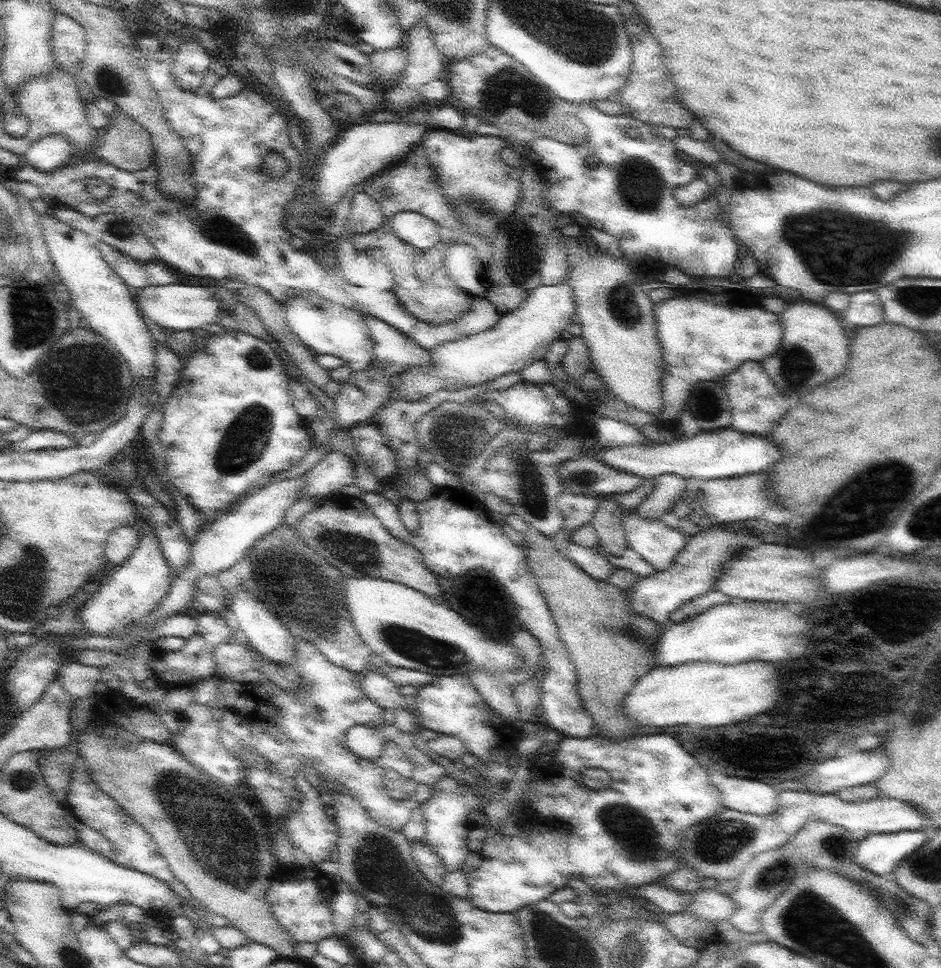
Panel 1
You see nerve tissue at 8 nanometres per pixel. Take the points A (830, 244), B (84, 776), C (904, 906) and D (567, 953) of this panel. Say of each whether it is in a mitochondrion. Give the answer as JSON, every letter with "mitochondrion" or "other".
{"A":"mitochondrion","B":"other","C":"mitochondrion","D":"mitochondrion"}

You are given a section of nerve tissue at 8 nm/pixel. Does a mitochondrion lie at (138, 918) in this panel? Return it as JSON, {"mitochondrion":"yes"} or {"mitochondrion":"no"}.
{"mitochondrion":"no"}

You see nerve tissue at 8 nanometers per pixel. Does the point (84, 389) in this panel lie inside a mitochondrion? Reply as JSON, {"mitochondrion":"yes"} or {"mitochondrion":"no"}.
{"mitochondrion":"yes"}

